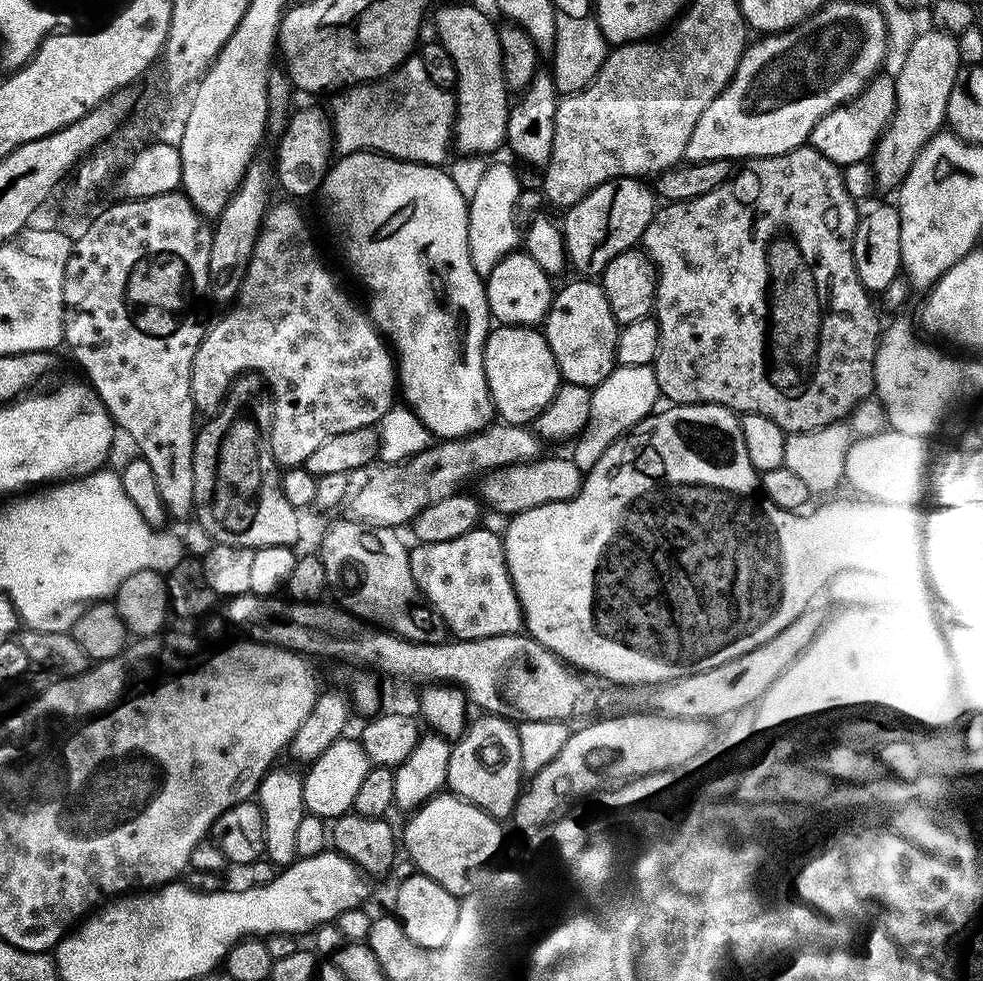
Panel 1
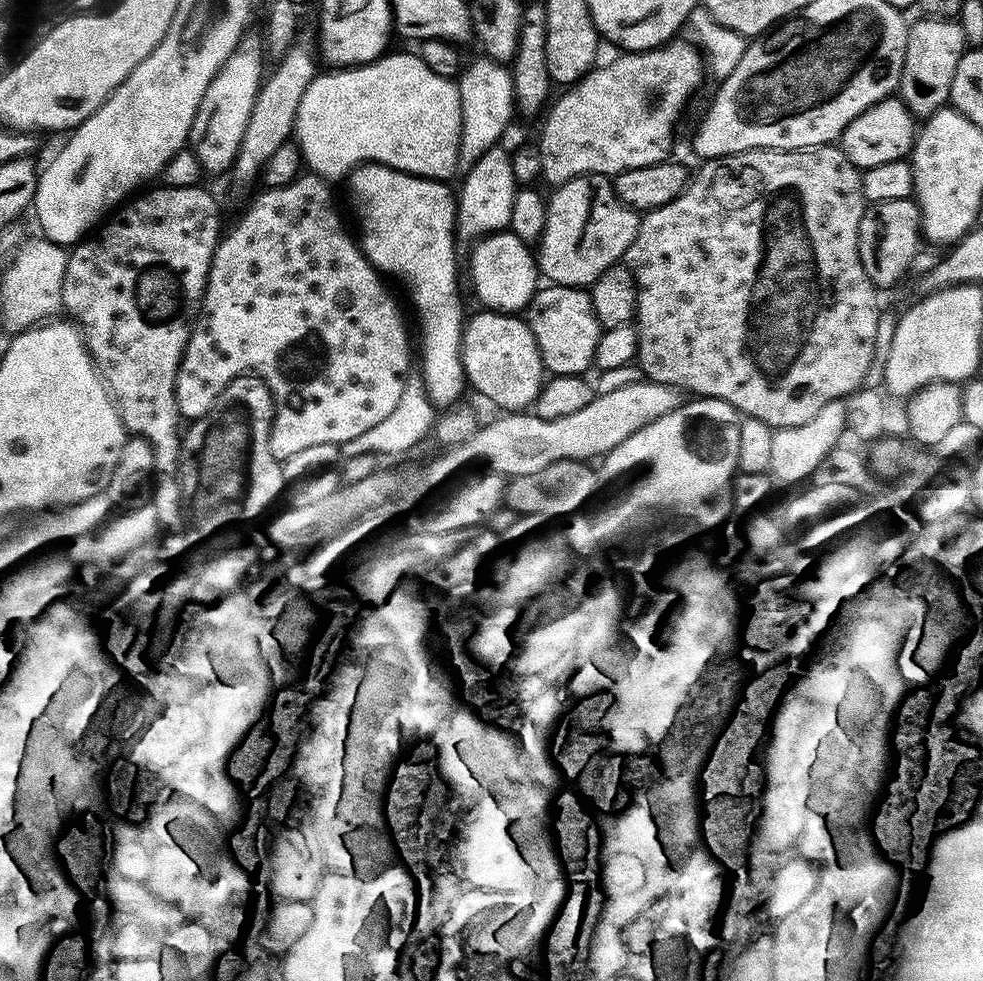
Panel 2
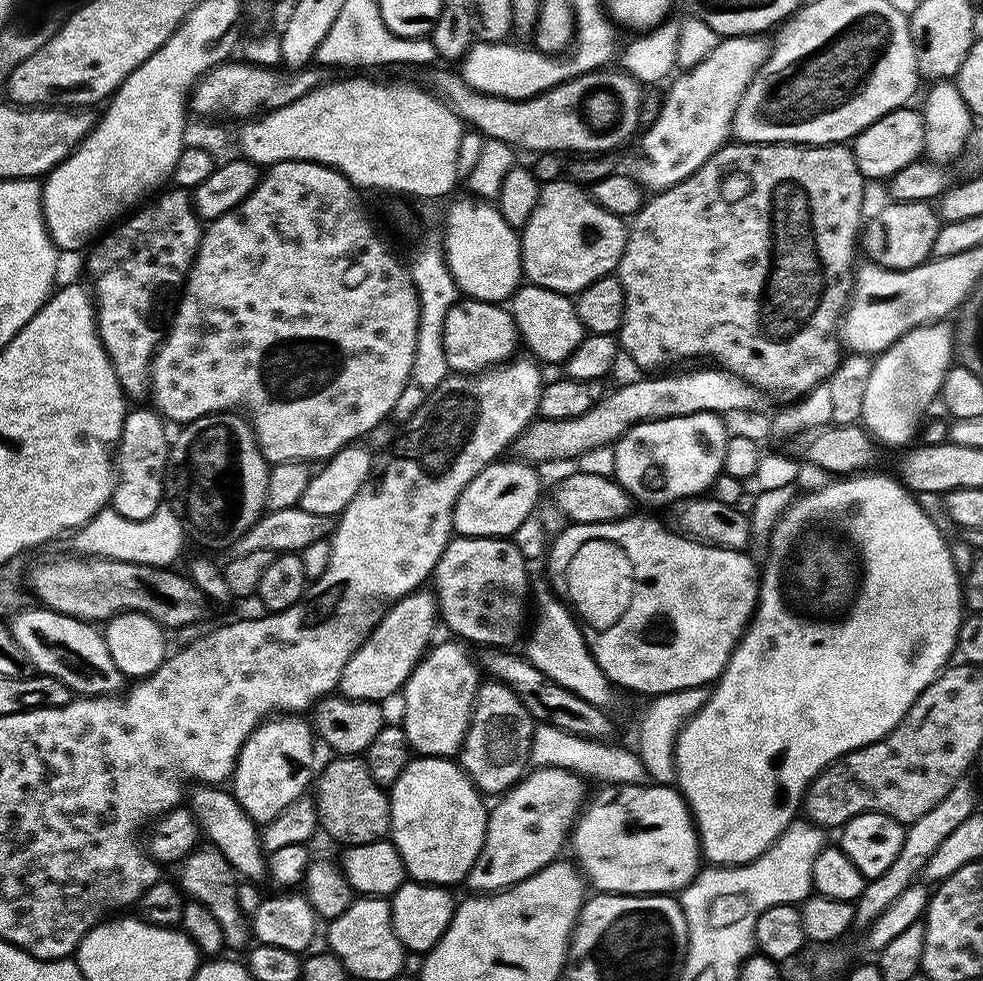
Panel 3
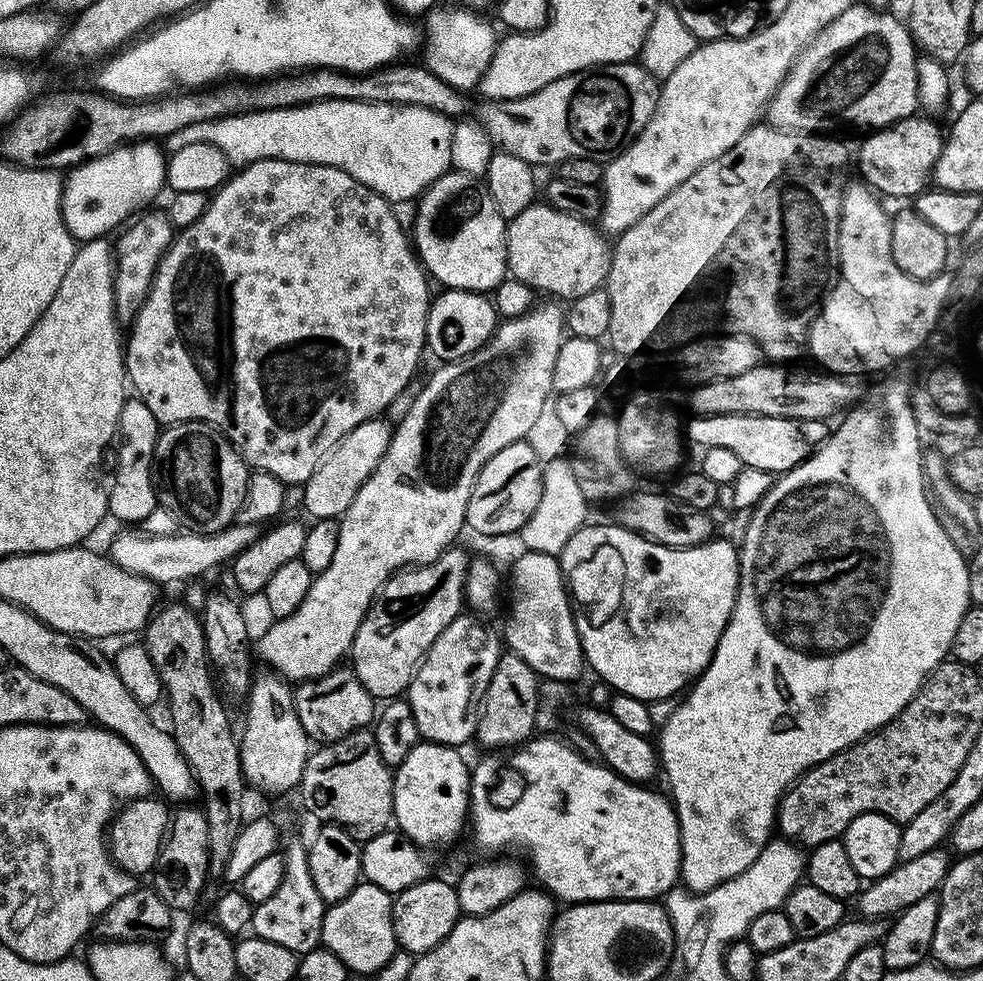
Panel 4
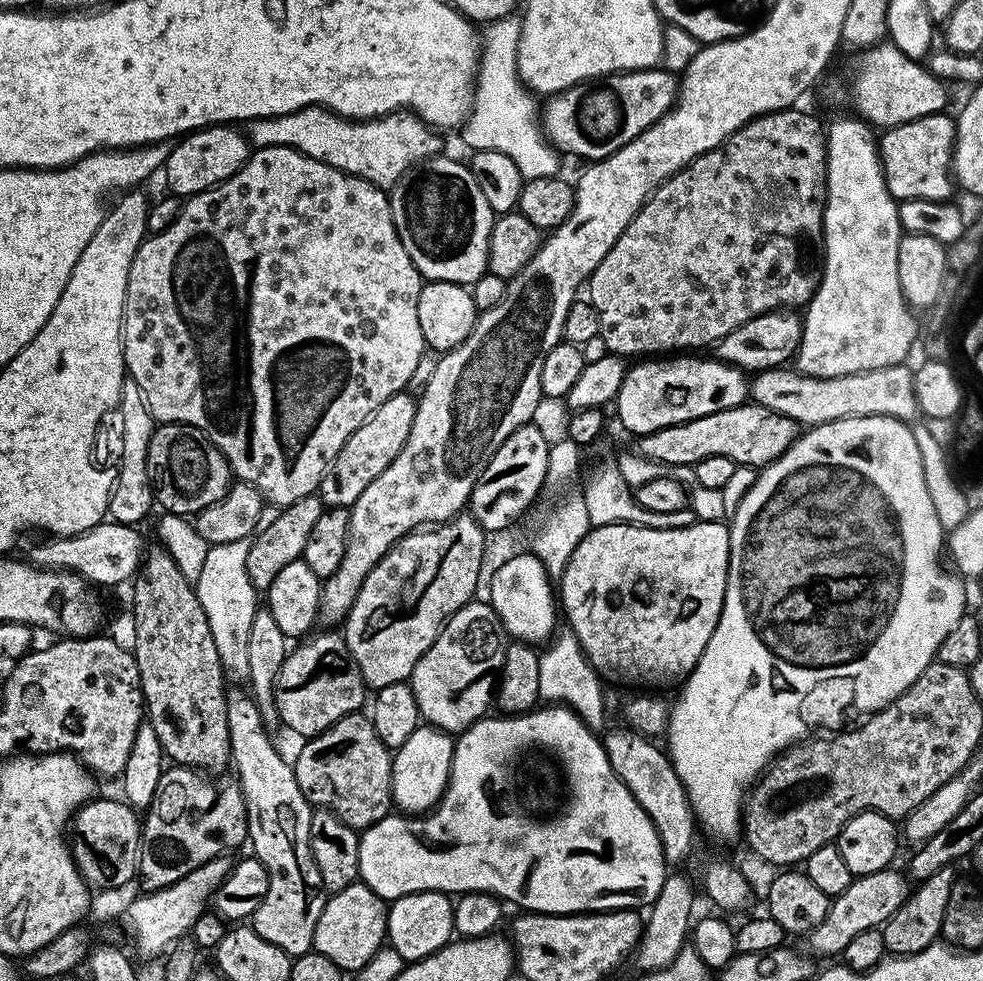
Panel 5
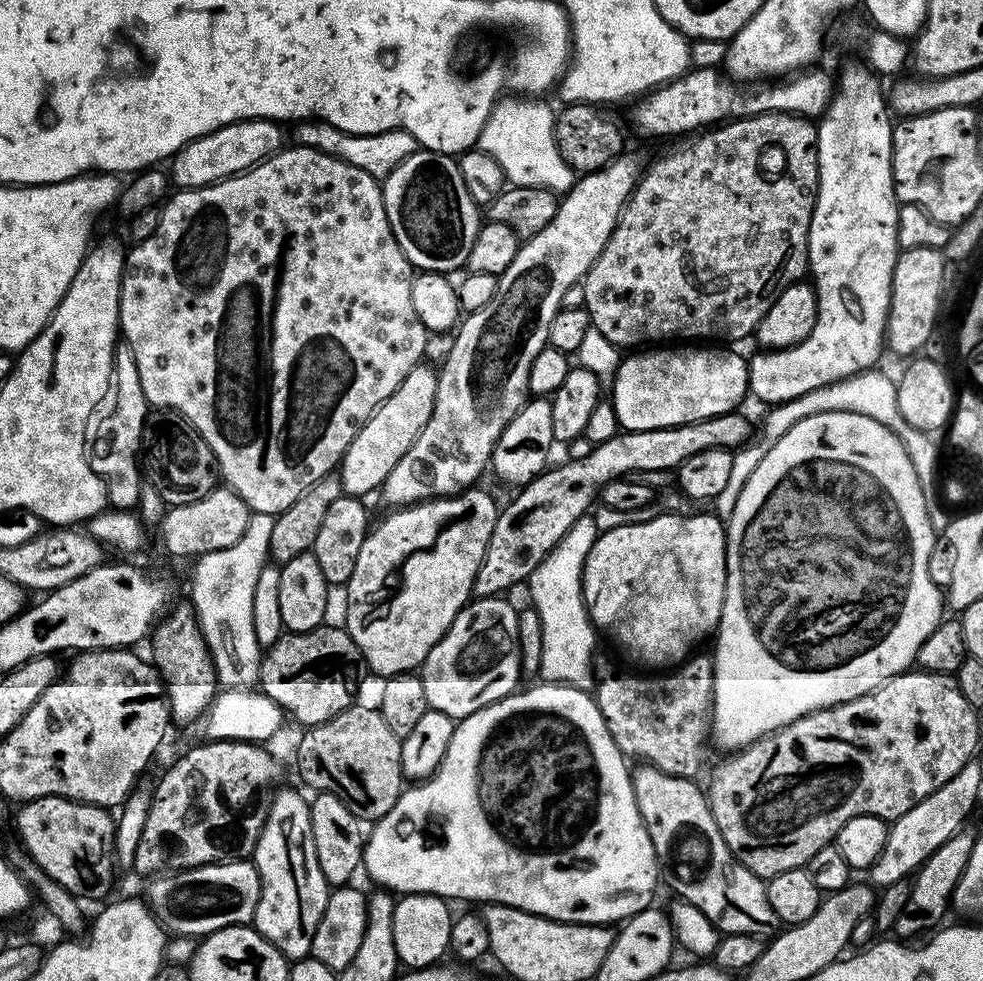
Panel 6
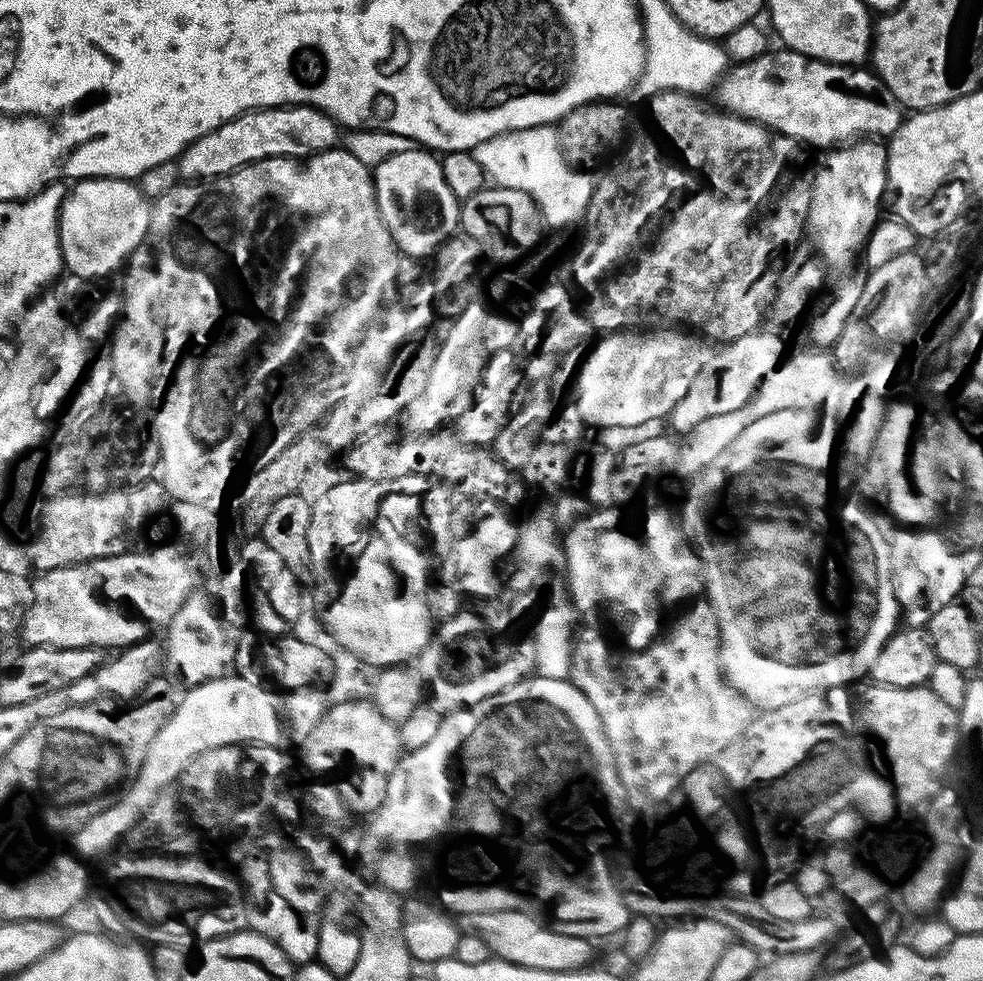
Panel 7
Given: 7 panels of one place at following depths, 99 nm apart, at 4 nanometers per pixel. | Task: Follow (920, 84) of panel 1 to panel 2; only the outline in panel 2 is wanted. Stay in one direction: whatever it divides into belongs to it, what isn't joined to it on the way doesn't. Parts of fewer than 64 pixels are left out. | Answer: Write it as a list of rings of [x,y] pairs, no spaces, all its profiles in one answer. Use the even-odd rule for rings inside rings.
[[[920,18],[908,29],[906,38],[906,58],[900,75],[899,99],[904,101],[905,109],[919,118],[933,116],[948,104],[950,82],[954,79],[954,69],[958,58],[966,50],[962,26],[955,20],[933,20]]]

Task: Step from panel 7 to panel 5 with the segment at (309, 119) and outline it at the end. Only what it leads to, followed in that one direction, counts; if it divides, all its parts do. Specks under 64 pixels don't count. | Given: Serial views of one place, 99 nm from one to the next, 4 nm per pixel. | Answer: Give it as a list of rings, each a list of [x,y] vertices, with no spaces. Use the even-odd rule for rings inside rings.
[[[232,126],[201,128],[177,139],[162,169],[162,177],[168,183],[167,191],[177,198],[187,198],[229,180],[248,161],[250,155],[247,135],[234,129]]]

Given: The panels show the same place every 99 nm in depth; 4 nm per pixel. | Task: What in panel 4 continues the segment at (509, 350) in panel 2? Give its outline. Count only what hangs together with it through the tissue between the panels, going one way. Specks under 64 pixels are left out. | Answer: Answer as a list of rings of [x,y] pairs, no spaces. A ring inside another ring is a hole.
[[[445,289],[441,293],[429,303],[425,339],[427,349],[432,350],[439,361],[448,363],[480,349],[496,332],[500,316],[495,304],[483,293],[460,289]]]

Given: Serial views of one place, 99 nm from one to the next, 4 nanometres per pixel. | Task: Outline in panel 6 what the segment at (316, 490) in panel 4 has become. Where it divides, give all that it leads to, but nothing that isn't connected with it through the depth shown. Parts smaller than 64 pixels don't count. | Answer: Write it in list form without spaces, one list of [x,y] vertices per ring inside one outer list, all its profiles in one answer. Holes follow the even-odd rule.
[[[426,364],[417,365],[403,379],[402,385],[398,386],[394,394],[389,399],[384,400],[372,413],[371,418],[360,428],[338,466],[338,479],[341,489],[347,495],[364,498],[370,492],[375,493],[384,483],[385,478],[390,474],[390,470],[397,465],[398,459],[402,458],[402,455],[410,448],[417,435],[425,428],[430,414],[433,413],[434,394],[437,392],[437,375],[437,371],[433,367]]]

